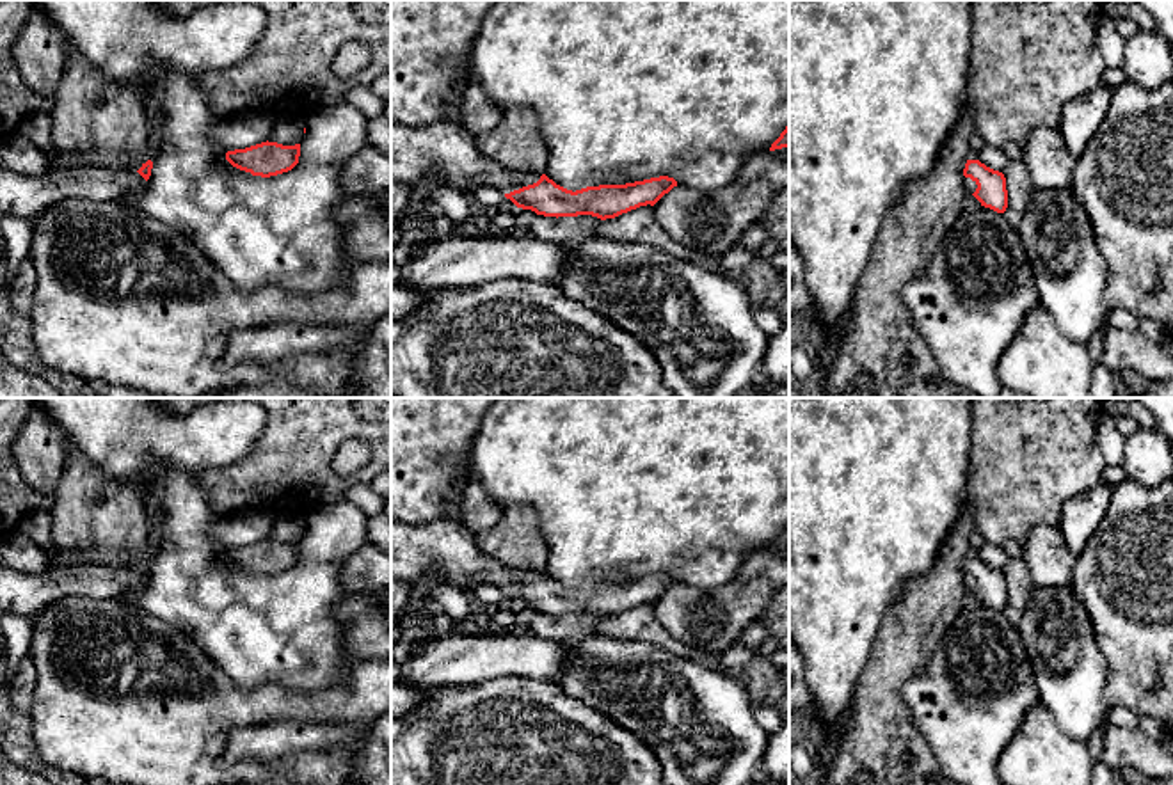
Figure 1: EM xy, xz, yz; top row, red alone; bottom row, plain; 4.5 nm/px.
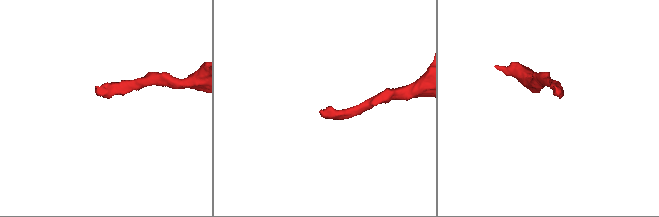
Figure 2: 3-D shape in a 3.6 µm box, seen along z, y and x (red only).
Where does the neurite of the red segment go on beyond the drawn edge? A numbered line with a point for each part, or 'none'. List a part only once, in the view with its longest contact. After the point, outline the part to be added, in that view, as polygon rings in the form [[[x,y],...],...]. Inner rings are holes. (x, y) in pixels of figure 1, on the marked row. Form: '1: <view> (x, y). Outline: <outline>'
1: xz (446, 151). Outline: [[[450,114],[428,126],[391,123],[391,179],[411,186],[425,178],[459,192],[491,186],[505,195],[537,183],[540,174],[514,172],[485,158]]]

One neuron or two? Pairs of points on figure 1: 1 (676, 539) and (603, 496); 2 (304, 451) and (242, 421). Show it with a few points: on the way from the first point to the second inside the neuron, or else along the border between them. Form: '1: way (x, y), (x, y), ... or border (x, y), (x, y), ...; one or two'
1: way (658, 521), (633, 496), (621, 496); one
2: border (267, 416), (267, 423), (255, 446), (235, 462); two

